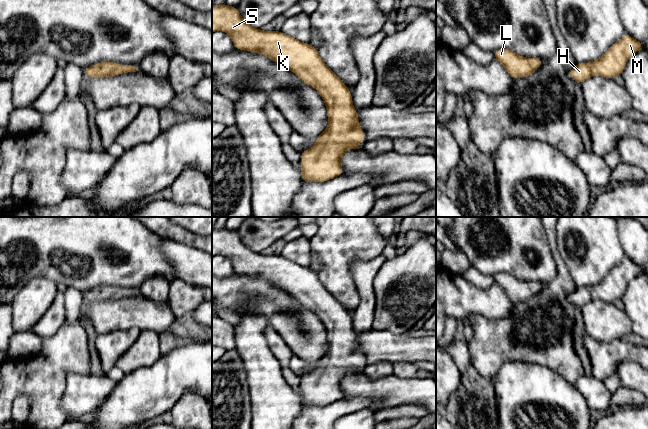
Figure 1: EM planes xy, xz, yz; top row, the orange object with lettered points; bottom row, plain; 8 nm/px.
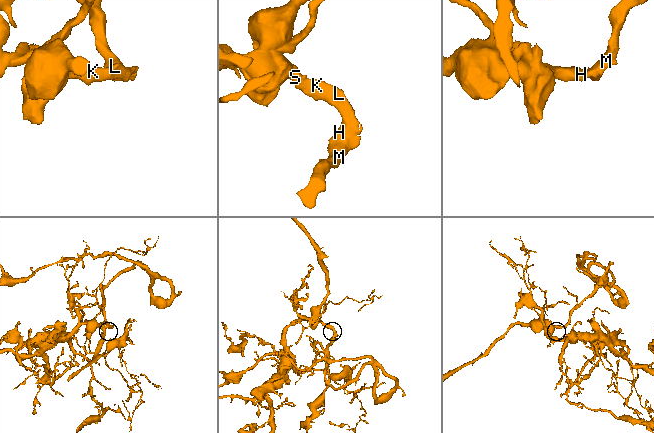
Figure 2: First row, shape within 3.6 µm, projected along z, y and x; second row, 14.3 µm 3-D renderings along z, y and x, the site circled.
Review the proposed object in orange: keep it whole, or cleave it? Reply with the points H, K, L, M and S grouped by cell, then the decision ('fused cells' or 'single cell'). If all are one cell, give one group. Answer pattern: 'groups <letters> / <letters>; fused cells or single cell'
groups H K L M S; single cell

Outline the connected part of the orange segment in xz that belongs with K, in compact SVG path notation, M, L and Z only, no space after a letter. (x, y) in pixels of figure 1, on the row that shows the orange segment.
M226 3L212 5L212 33L215 31L228 33L235 49L262 53L272 61L293 71L301 82L318 91L325 102L329 124L315 139L317 145L300 153L302 180L306 183L322 183L343 175L342 156L348 149L362 148L357 144L365 141L365 131L361 130L358 111L353 106L352 93L348 86L320 58L317 48L281 31L262 31L254 28L243 20L237 7L229 6Z

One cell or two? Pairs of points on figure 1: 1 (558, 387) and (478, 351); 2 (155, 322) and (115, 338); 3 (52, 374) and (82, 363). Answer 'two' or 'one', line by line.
1: two
2: two
3: one

